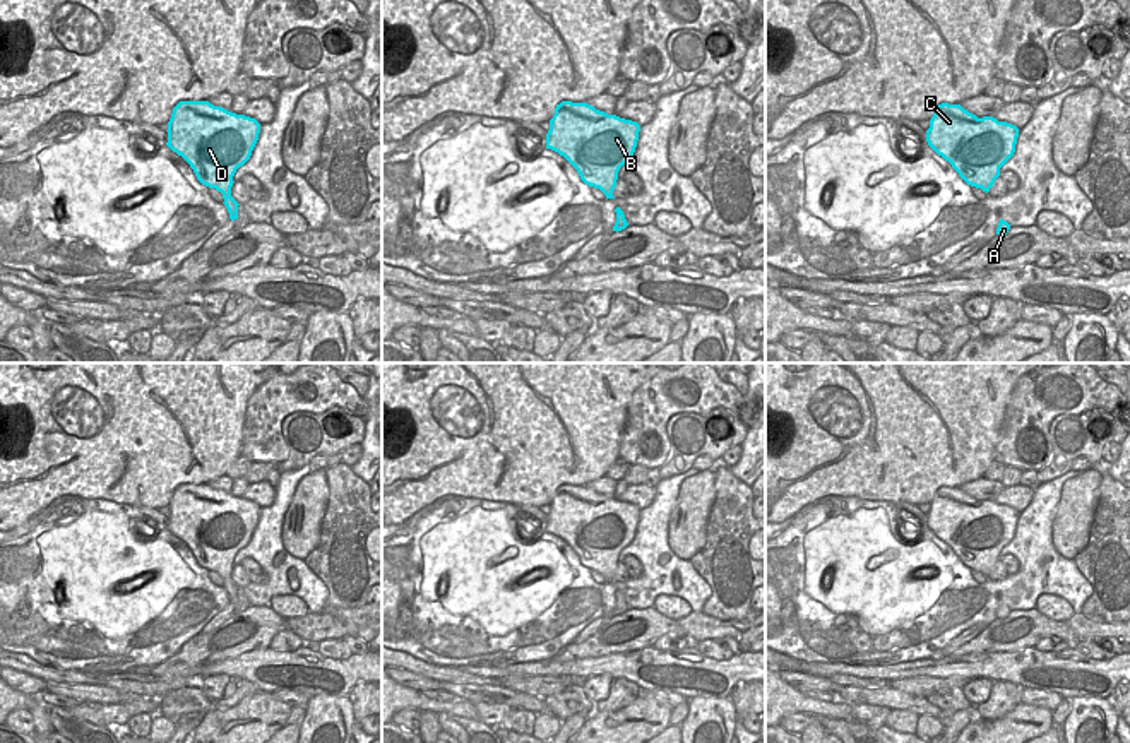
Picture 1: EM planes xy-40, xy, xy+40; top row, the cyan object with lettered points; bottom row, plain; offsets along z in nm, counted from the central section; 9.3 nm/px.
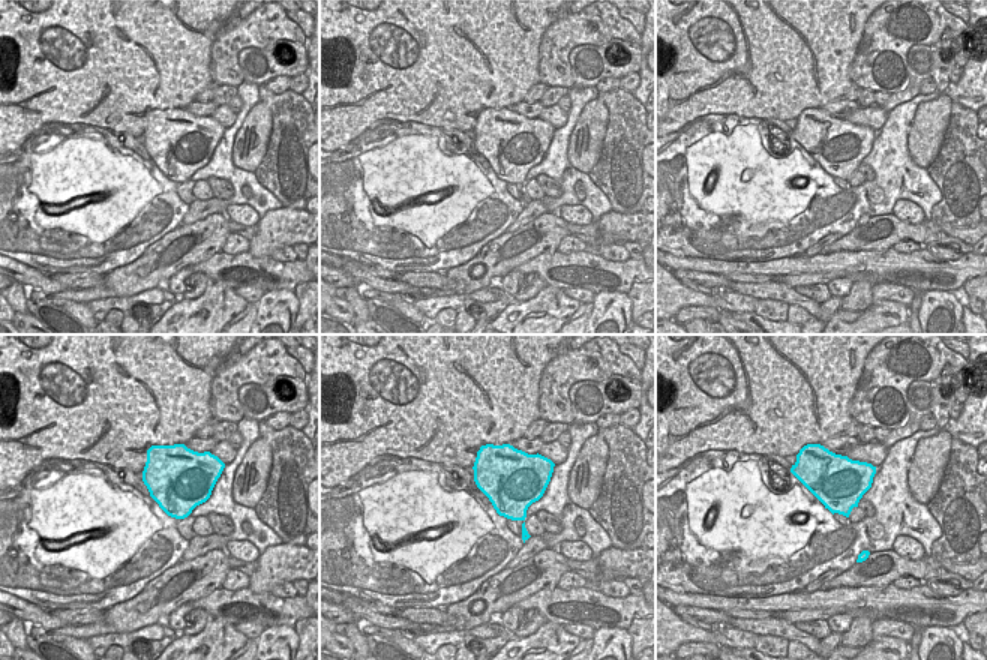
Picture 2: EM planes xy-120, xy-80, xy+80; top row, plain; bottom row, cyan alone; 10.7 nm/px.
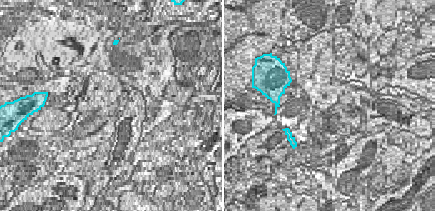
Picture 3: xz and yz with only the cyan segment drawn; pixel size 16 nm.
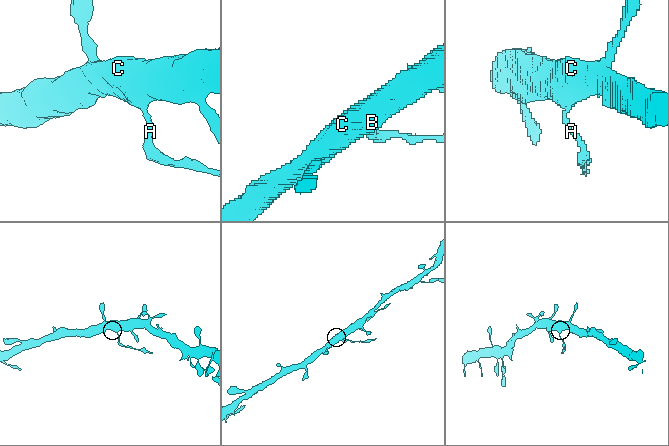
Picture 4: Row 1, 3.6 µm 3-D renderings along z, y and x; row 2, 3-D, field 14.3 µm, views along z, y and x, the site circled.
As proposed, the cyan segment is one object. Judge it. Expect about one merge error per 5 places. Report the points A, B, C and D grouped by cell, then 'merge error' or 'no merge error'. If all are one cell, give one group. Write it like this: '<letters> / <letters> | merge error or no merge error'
A / B C D | merge error

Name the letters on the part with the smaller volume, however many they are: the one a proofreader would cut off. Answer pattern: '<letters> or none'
A

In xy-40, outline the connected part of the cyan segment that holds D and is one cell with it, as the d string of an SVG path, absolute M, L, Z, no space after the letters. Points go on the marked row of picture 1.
M180 101L168 122L166 146L190 164L202 185L228 195L259 134L260 123L255 118L209 101Z

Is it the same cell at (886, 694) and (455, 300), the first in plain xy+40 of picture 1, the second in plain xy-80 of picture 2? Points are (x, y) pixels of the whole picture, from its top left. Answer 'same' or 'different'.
different

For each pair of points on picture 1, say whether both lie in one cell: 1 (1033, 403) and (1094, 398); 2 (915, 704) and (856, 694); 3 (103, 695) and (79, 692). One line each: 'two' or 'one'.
1: one
2: one
3: one

